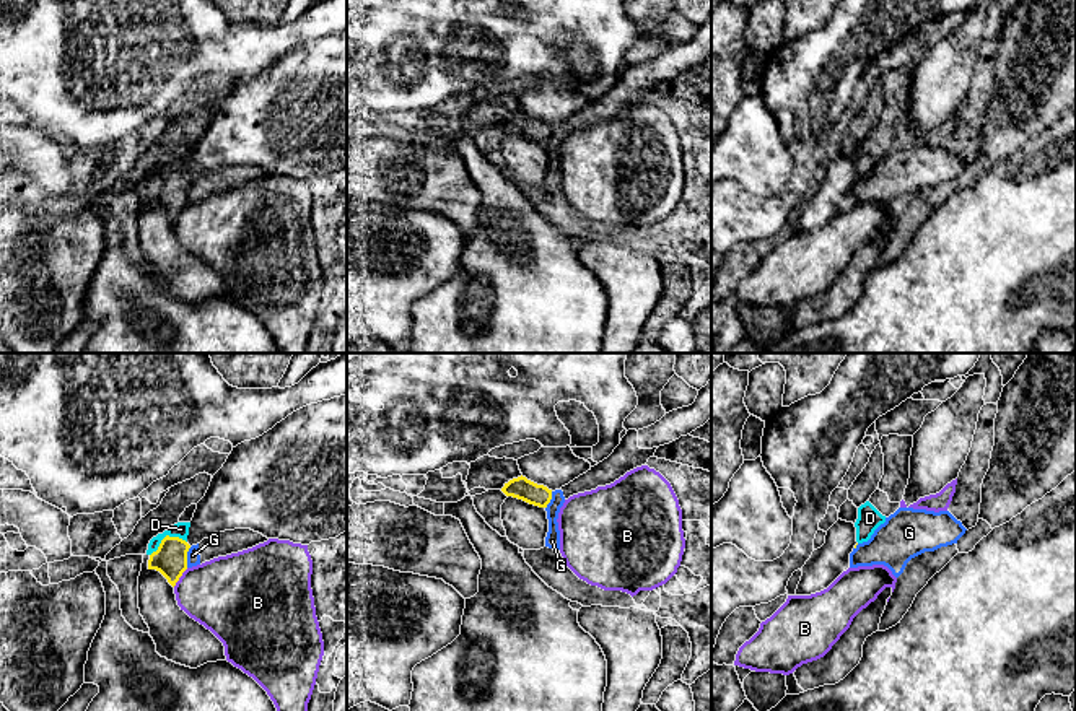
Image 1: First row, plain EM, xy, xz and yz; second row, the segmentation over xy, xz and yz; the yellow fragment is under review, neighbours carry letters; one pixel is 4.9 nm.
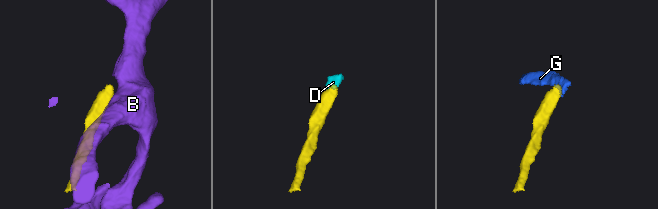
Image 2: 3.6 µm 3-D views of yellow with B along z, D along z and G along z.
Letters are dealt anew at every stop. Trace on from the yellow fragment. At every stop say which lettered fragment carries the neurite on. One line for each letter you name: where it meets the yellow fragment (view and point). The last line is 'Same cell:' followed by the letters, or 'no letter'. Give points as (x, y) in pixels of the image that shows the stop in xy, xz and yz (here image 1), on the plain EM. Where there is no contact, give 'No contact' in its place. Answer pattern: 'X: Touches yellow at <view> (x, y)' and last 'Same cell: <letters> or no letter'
D: Touches yellow at xy (166, 171)
Same cell: D

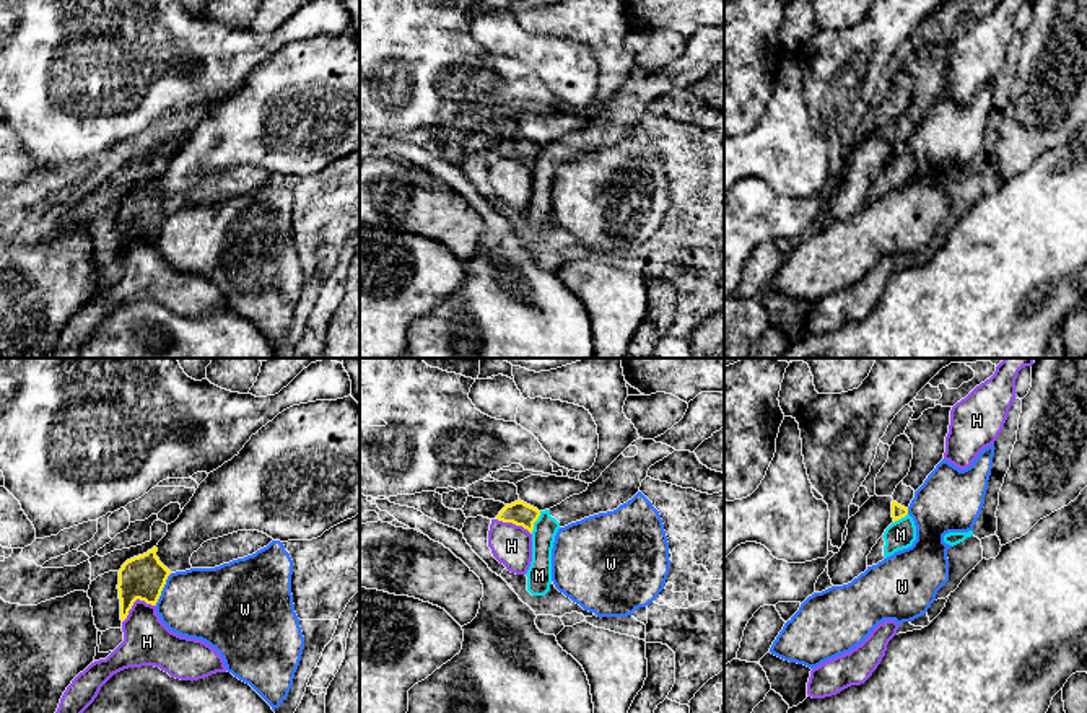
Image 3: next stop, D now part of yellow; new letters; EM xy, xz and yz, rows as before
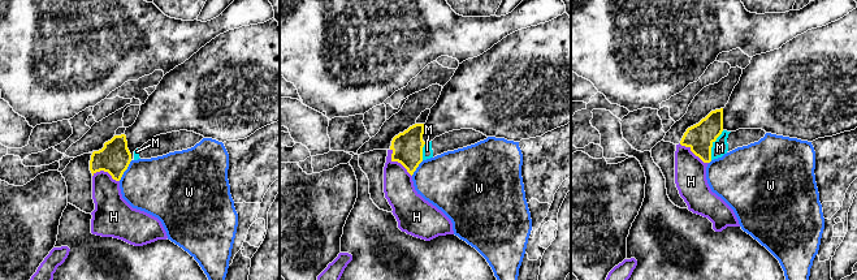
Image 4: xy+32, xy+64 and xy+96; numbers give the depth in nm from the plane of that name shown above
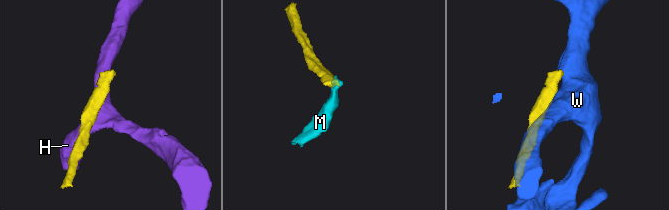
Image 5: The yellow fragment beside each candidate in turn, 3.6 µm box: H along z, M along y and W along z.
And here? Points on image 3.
Same cell: no letter

